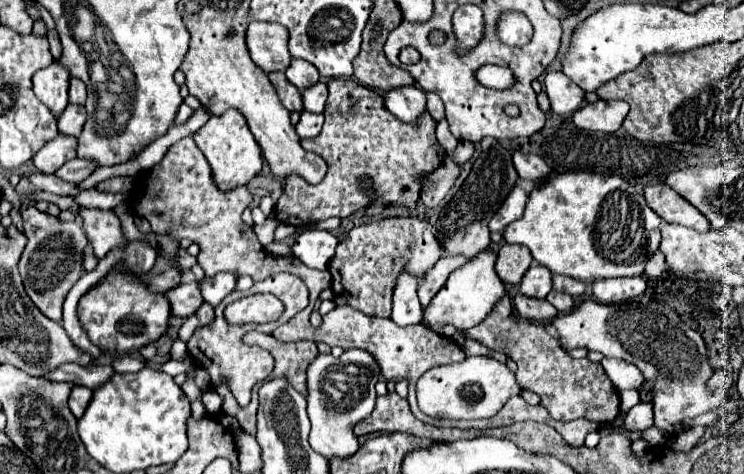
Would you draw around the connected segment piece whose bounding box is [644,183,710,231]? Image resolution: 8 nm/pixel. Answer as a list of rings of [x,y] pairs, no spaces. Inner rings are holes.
[[[666,183],[646,185],[644,197],[648,207],[668,223],[678,223],[698,231],[710,229],[708,219],[698,209],[694,209],[694,205],[690,205],[680,193],[670,189]]]

